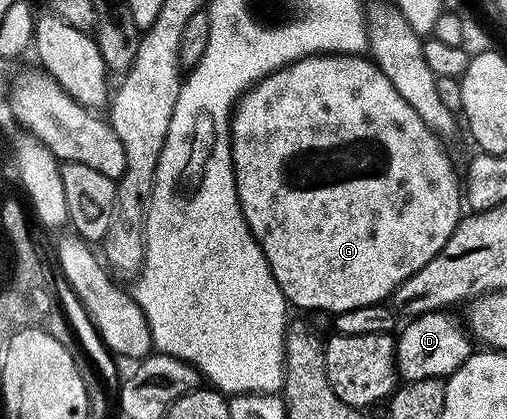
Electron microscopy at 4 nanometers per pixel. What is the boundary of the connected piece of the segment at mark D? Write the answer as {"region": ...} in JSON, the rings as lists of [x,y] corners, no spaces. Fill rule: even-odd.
{"region":[[[447,311],[421,313],[412,316],[408,320],[411,322],[403,330],[398,330],[395,337],[395,372],[404,382],[449,378],[457,371],[457,367],[465,363],[465,359],[471,357],[473,341],[464,322],[449,314]]]}

